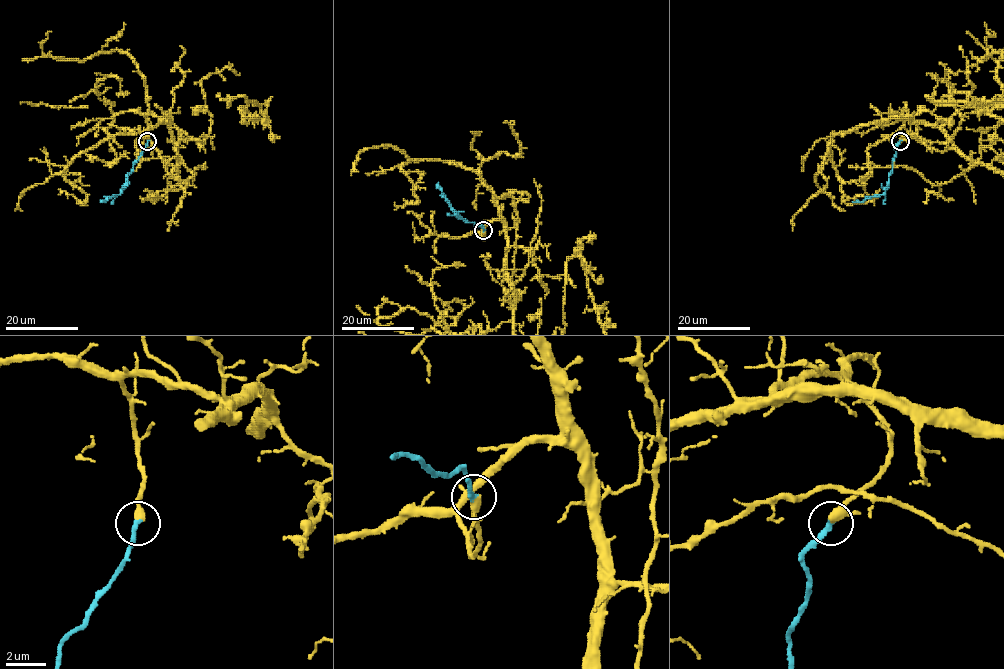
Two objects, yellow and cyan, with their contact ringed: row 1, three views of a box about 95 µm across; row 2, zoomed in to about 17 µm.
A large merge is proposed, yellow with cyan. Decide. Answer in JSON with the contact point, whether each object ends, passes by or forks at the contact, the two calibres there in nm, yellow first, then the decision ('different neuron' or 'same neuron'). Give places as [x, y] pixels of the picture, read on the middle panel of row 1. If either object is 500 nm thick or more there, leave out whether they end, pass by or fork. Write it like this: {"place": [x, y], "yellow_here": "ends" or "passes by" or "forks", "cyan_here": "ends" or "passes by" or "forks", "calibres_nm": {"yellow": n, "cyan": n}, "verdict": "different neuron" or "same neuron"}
{"place": [483, 230], "yellow_here": "passes by", "cyan_here": "ends", "calibres_nm": {"yellow": 320, "cyan": 280}, "verdict": "same neuron"}

